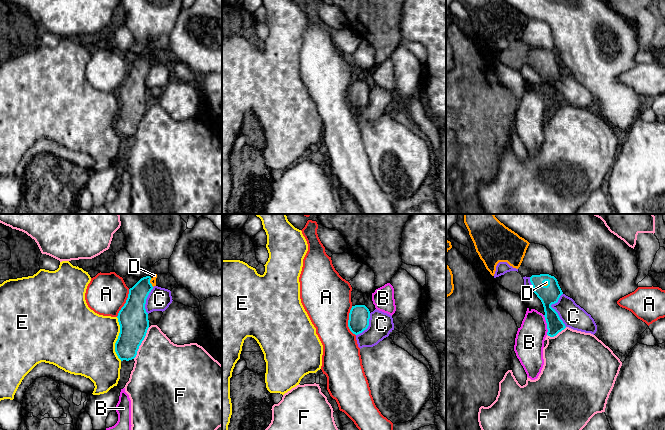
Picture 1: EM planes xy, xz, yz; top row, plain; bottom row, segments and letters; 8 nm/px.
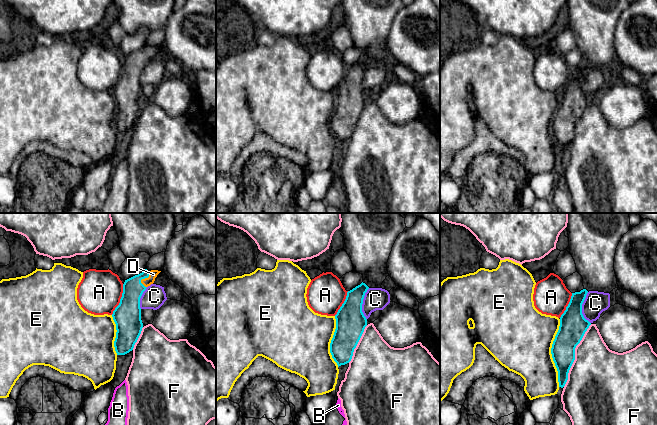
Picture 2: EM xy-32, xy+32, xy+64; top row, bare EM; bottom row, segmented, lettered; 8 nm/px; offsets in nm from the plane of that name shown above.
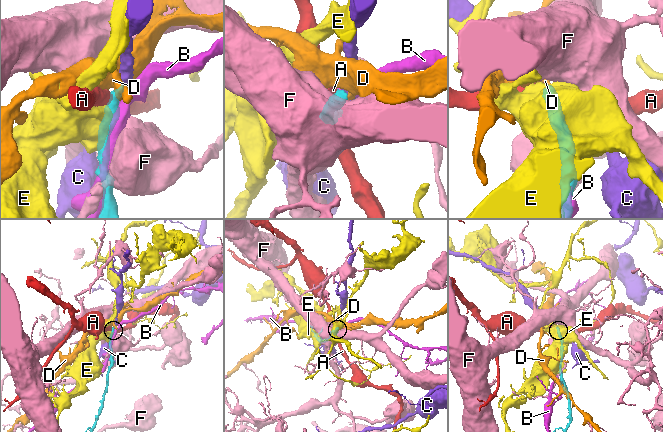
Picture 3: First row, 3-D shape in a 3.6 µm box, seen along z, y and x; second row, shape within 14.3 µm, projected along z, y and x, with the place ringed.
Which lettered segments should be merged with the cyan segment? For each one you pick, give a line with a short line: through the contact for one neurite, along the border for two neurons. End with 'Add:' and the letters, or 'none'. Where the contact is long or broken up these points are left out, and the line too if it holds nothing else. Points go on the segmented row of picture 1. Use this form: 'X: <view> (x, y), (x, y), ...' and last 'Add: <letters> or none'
D: yz (550, 294), (548, 284), (546, 282)
Add: D

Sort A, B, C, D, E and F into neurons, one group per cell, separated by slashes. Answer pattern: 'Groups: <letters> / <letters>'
Groups: A / B / C / D / E / F

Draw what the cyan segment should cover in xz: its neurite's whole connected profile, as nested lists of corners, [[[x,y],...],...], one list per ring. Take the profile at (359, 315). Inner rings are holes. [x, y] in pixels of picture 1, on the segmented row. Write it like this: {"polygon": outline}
{"polygon": [[[365,305],[352,306],[349,313],[348,327],[350,331],[358,335],[369,326],[370,311]]]}

